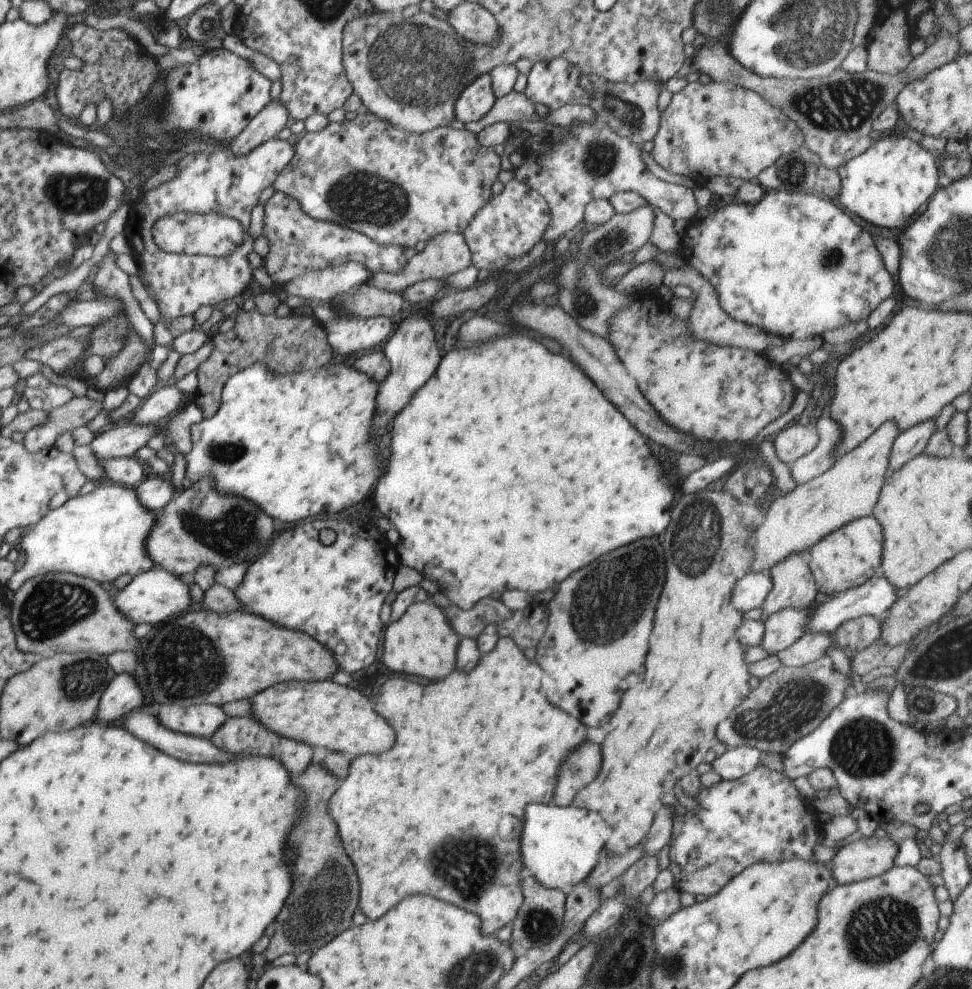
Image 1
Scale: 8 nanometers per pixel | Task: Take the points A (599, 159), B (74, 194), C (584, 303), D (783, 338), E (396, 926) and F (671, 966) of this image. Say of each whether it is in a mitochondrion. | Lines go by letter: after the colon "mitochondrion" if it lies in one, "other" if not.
A: mitochondrion
B: mitochondrion
C: mitochondrion
D: other
E: other
F: mitochondrion

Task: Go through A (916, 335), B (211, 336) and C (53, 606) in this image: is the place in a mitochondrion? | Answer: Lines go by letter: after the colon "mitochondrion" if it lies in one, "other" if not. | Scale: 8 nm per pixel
A: other
B: other
C: mitochondrion

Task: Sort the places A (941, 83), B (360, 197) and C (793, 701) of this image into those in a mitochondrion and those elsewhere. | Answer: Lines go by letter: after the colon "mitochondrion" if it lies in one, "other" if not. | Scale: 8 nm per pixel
A: other
B: mitochondrion
C: mitochondrion

